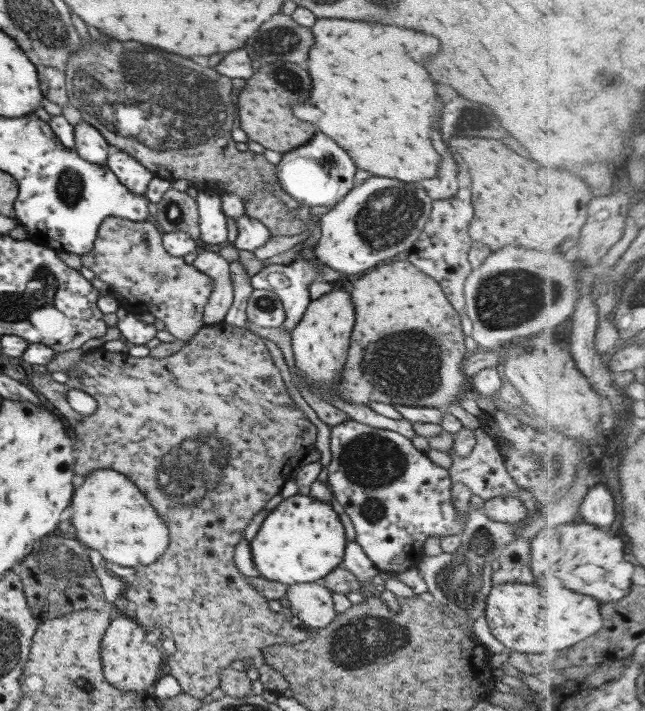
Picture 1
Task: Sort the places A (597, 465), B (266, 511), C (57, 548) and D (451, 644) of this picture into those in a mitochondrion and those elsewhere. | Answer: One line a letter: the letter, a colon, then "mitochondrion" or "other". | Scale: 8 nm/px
A: other
B: other
C: mitochondrion
D: other

